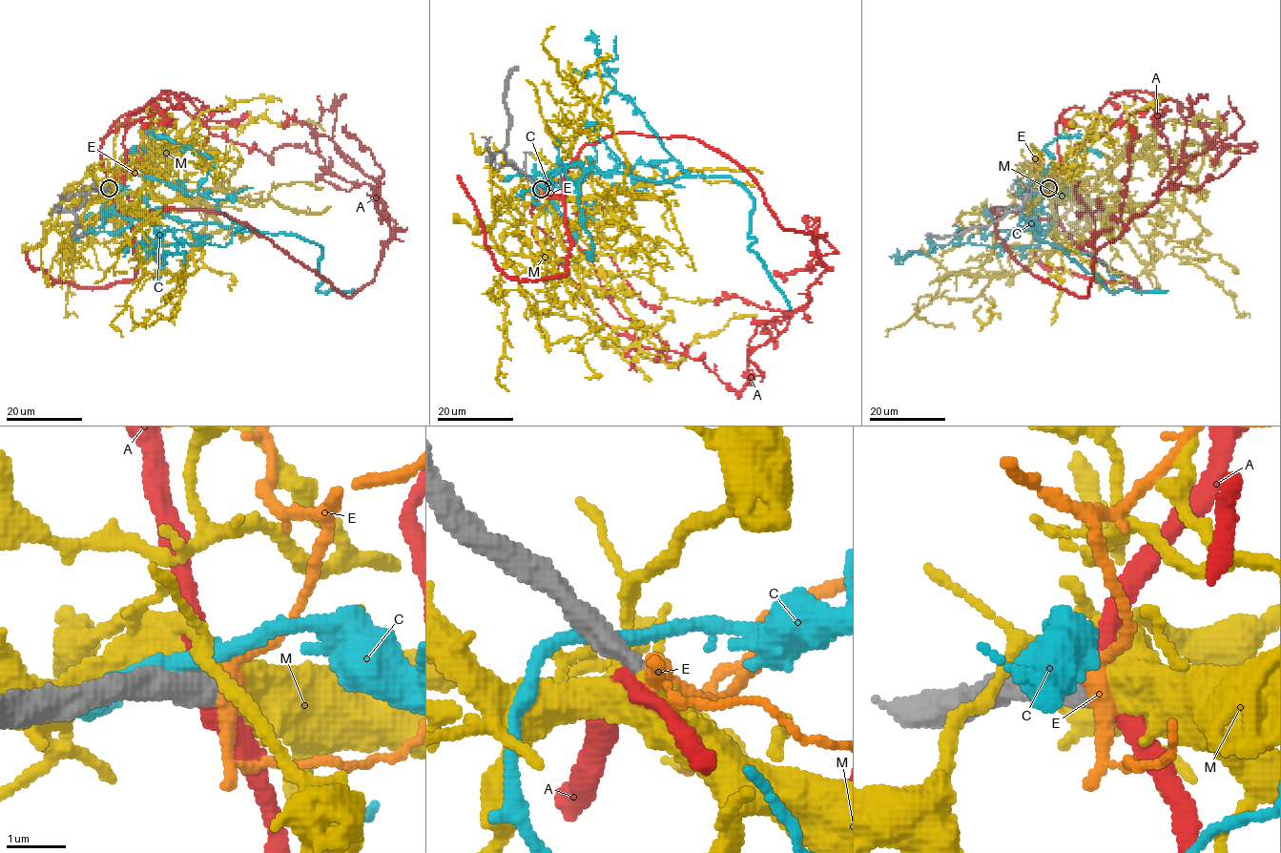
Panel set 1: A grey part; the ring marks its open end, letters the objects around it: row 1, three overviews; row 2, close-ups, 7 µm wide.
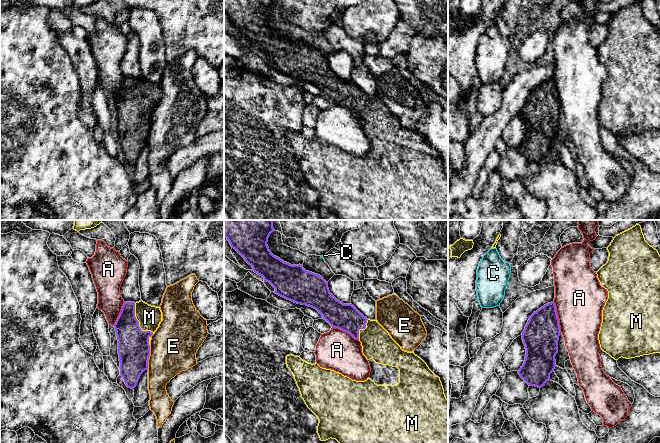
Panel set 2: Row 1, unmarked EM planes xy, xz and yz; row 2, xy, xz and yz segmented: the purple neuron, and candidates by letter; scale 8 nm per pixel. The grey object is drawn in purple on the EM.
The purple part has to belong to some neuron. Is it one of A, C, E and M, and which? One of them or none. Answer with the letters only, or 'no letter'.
M

